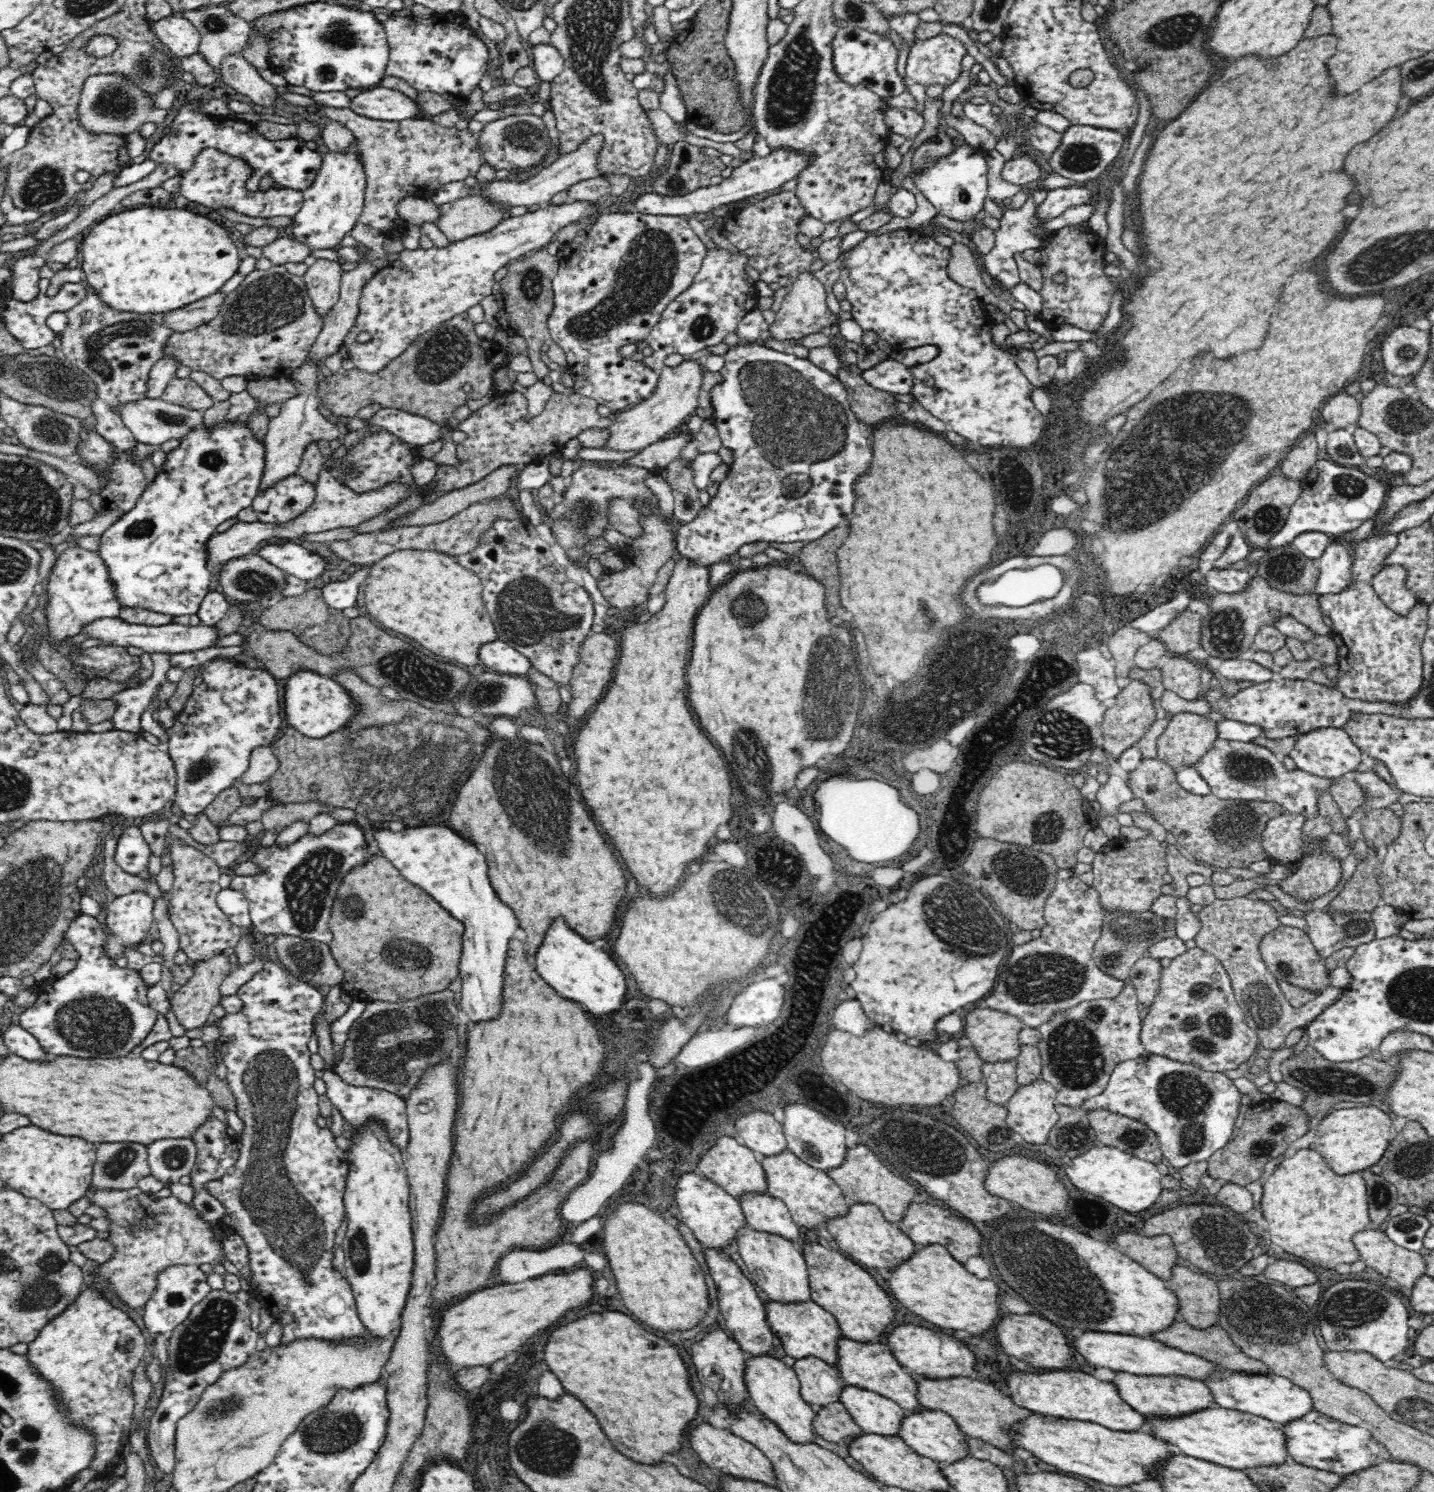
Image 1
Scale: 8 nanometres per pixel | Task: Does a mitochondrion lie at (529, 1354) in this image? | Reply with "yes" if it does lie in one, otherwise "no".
no

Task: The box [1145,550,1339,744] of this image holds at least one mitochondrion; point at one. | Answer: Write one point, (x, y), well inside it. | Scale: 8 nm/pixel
(1225, 634)

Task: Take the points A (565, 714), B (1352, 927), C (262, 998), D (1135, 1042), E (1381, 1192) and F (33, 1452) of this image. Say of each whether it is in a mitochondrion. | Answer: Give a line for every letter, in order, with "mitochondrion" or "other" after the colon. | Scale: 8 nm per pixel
A: other
B: mitochondrion
C: other
D: other
E: mitochondrion
F: mitochondrion

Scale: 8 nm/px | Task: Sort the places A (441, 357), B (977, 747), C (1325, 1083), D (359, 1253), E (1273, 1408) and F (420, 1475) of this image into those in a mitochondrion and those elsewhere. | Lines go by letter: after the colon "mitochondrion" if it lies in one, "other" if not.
A: mitochondrion
B: other
C: mitochondrion
D: mitochondrion
E: other
F: other

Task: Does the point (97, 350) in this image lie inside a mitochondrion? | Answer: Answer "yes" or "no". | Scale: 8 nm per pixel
yes

